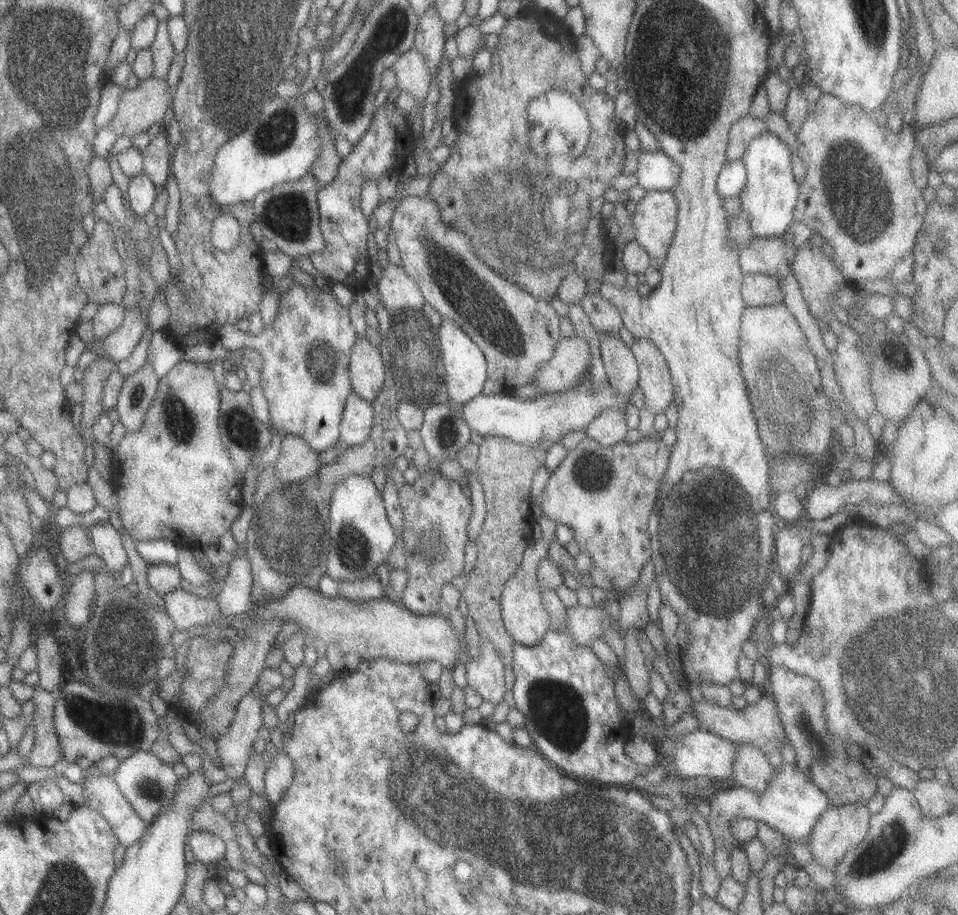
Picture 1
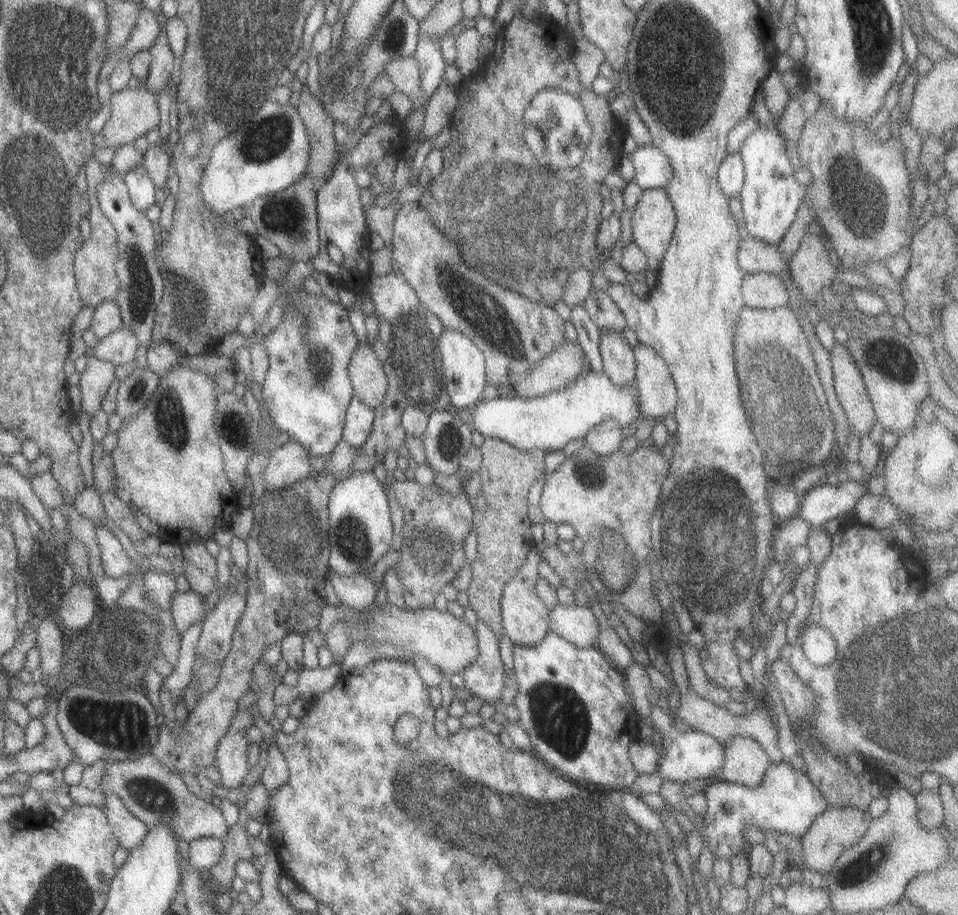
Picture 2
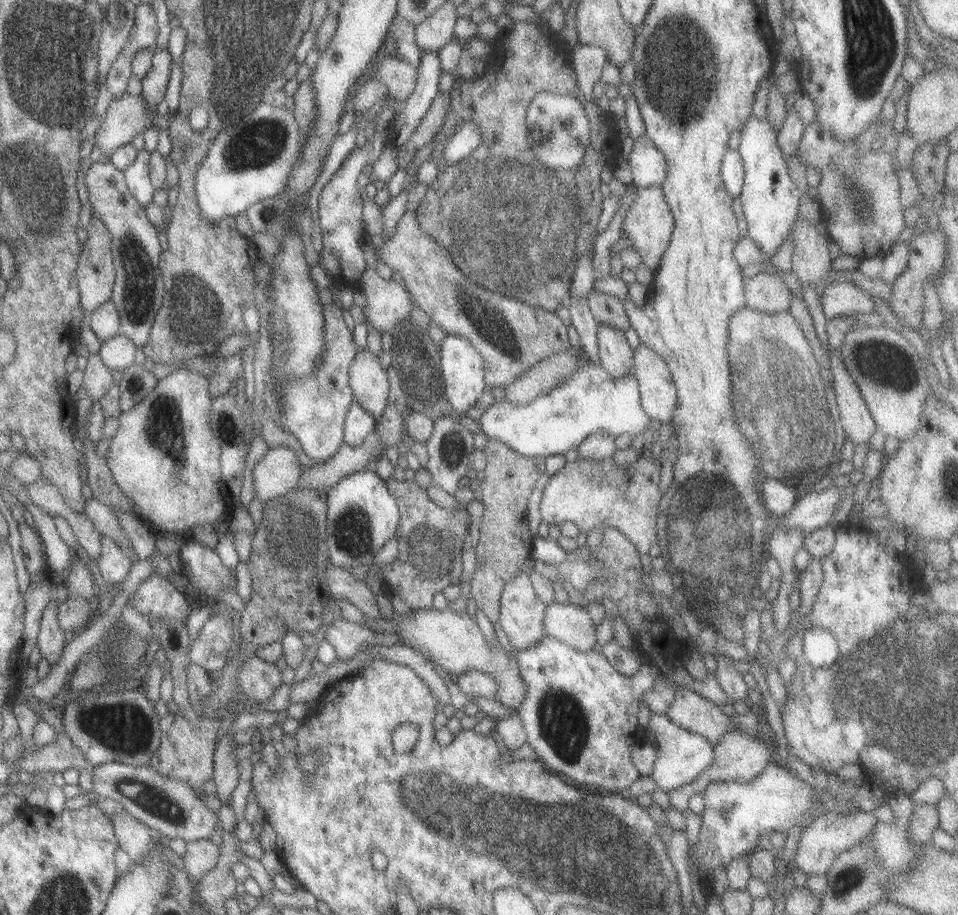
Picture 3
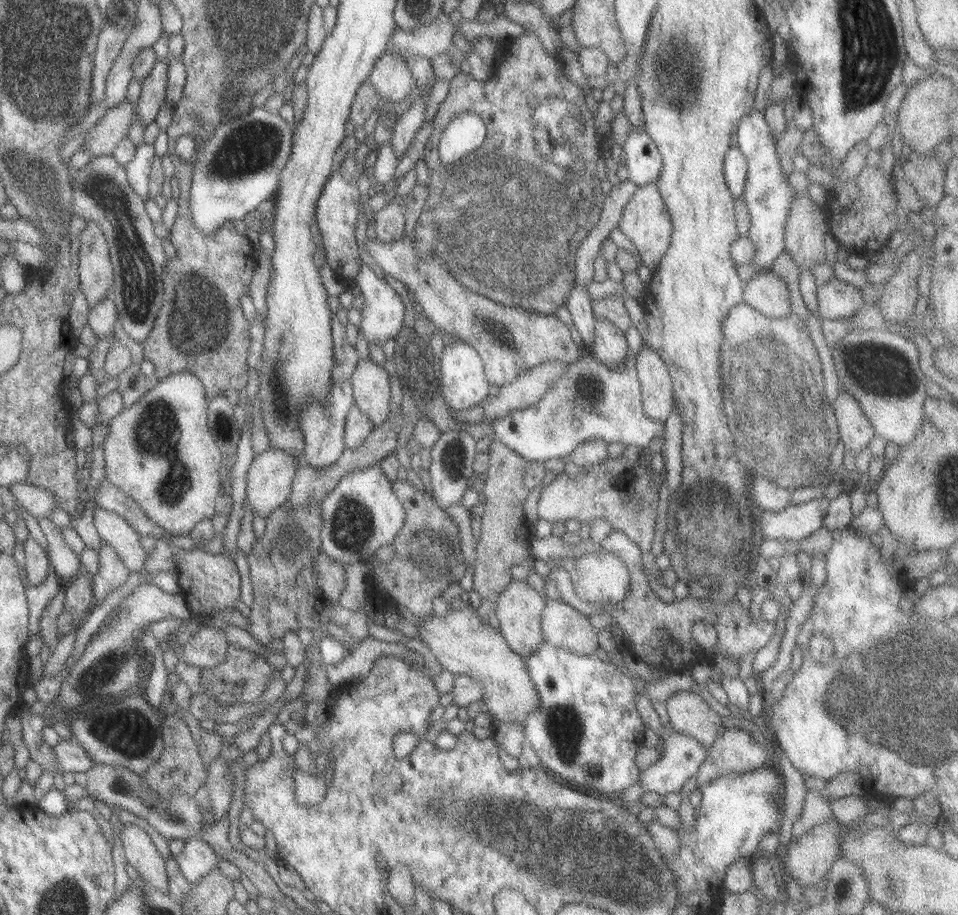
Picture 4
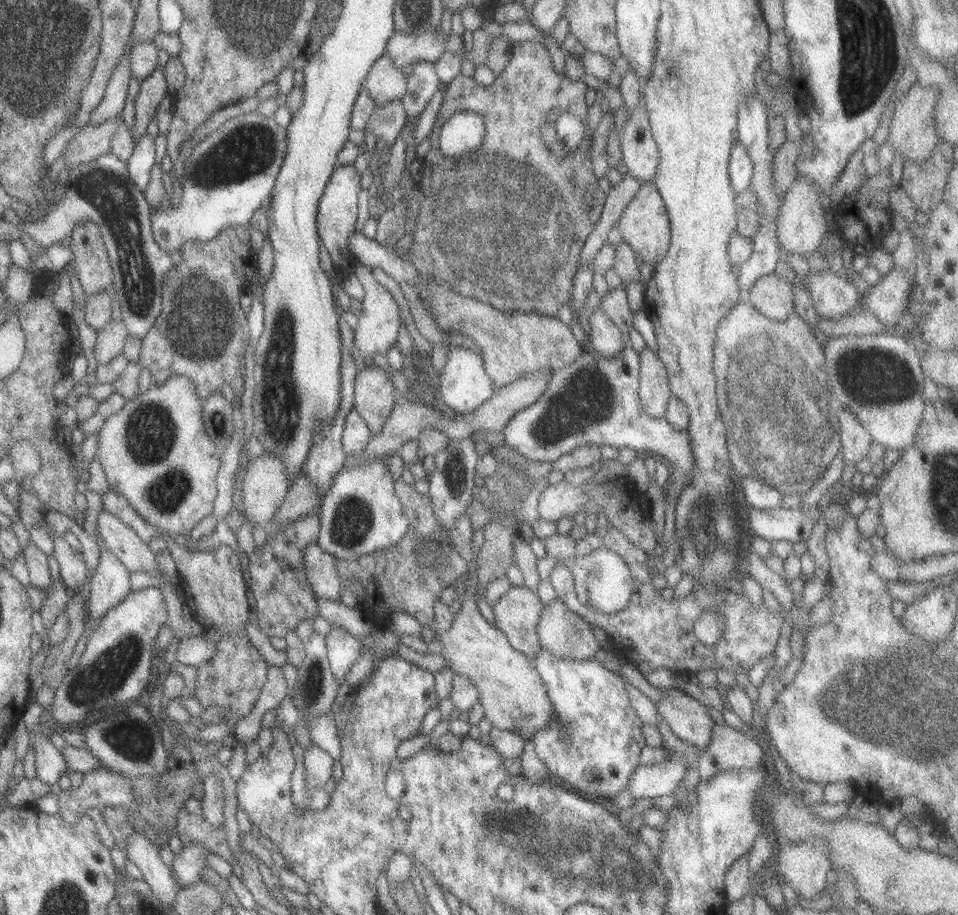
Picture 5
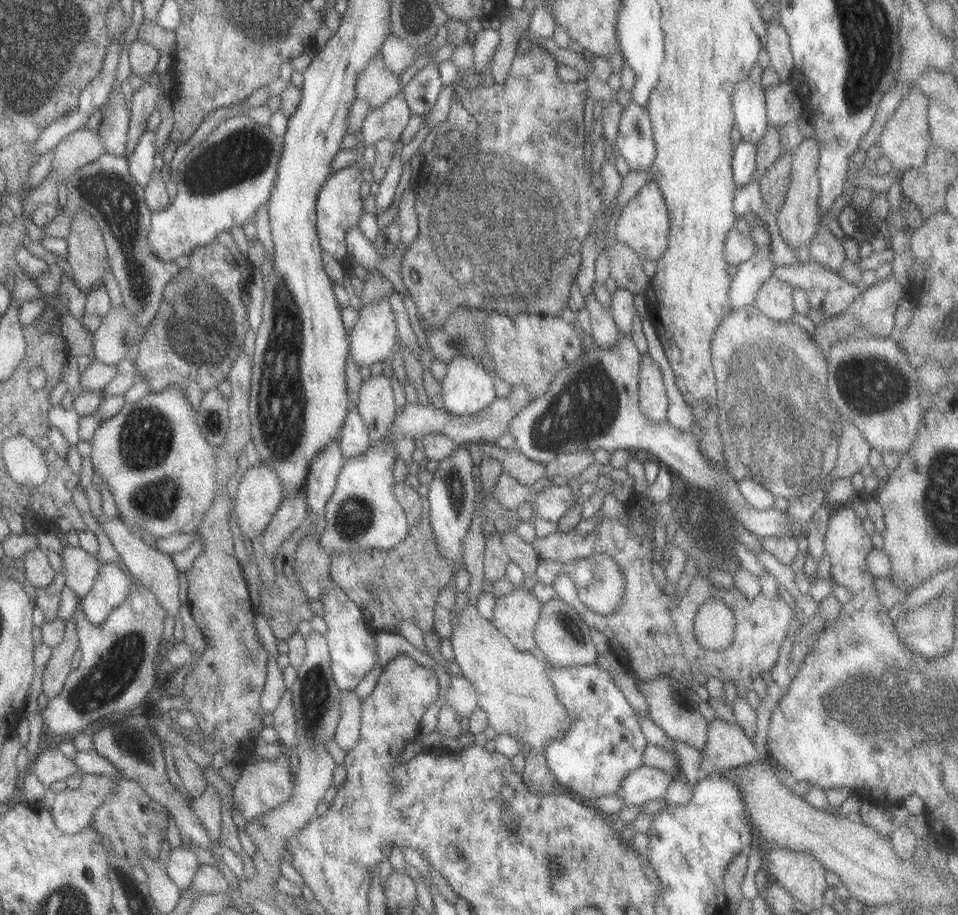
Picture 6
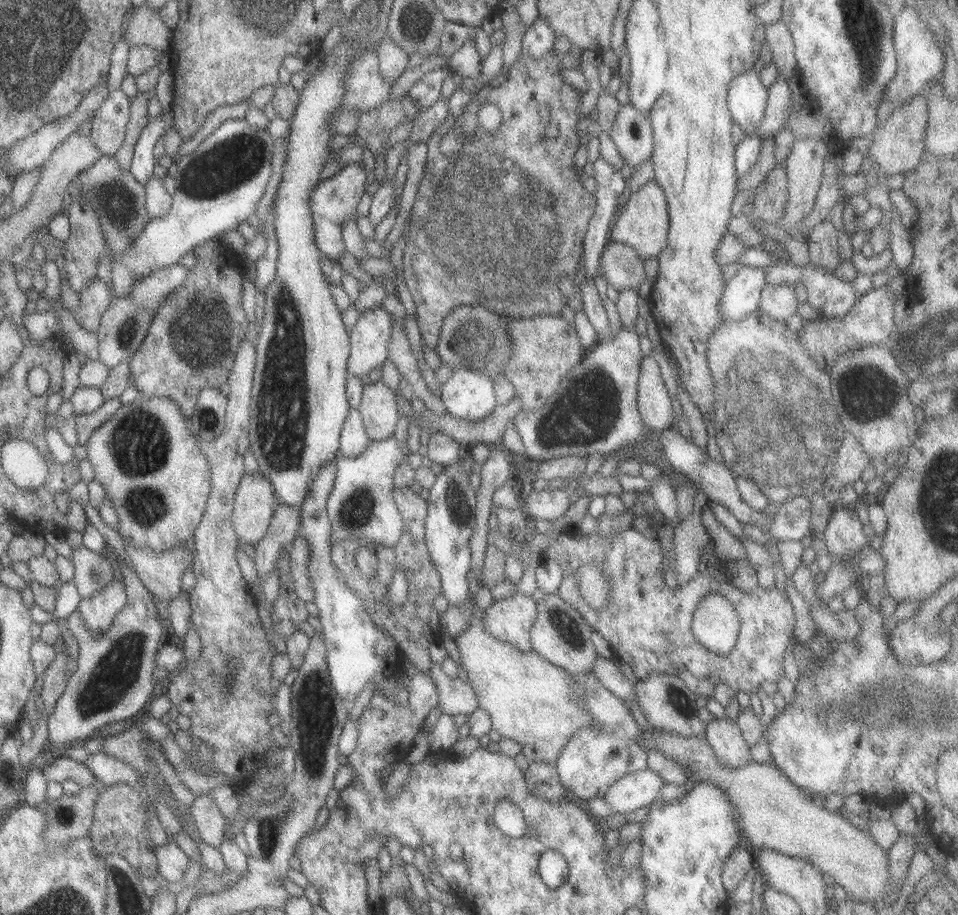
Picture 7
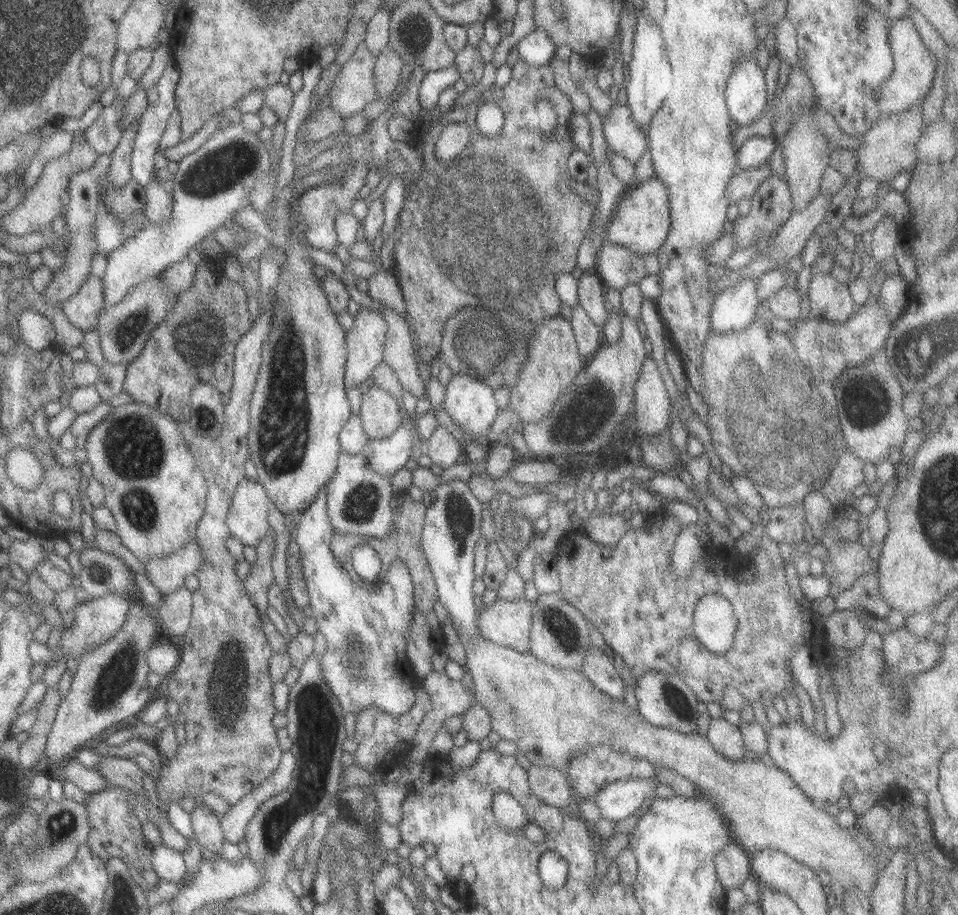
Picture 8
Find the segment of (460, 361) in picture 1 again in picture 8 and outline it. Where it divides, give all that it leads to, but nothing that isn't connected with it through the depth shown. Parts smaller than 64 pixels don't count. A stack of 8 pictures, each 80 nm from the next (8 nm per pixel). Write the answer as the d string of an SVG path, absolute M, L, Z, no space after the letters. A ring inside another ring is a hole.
M469 374L451 376L445 386L441 408L471 440L487 437L496 416L493 391Z

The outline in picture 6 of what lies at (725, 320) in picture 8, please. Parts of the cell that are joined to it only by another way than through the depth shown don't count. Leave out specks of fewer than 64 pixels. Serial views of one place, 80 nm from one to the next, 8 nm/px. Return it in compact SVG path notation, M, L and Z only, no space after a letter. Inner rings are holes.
M755 246L754 252L741 264L731 276L728 288L728 303L731 310L740 310L753 305L758 288L772 275L774 264L770 261L770 248Z

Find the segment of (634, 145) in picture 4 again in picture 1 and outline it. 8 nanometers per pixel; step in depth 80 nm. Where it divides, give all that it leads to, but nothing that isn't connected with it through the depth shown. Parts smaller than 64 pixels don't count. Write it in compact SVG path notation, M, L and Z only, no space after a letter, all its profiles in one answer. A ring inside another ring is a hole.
M639 150L636 170L634 172L636 186L643 191L670 191L677 178L678 166L661 151L647 152Z

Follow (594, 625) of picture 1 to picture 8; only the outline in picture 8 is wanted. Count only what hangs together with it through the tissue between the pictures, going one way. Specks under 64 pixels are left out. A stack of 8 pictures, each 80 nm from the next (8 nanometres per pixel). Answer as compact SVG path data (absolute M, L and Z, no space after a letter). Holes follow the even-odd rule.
M544 594L530 604L530 641L528 653L555 669L571 669L580 672L587 649L591 646L588 639L589 623L583 615L565 602L558 594Z

